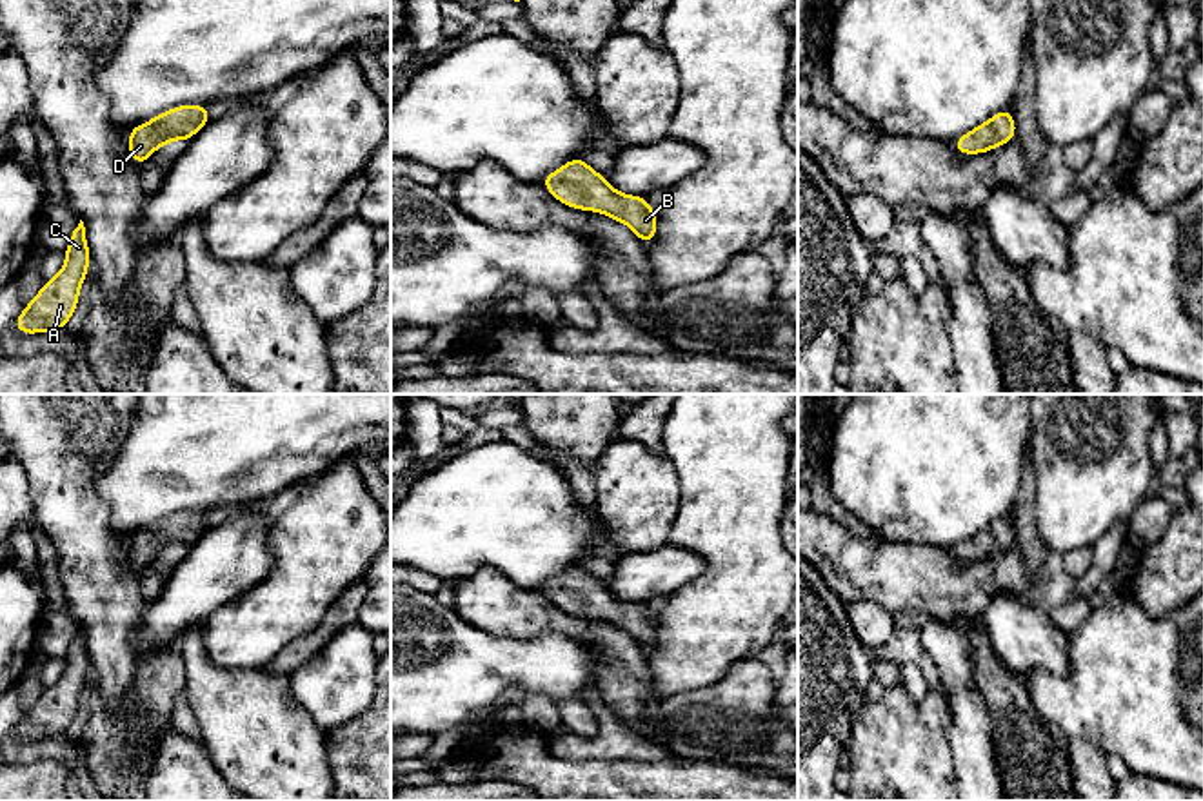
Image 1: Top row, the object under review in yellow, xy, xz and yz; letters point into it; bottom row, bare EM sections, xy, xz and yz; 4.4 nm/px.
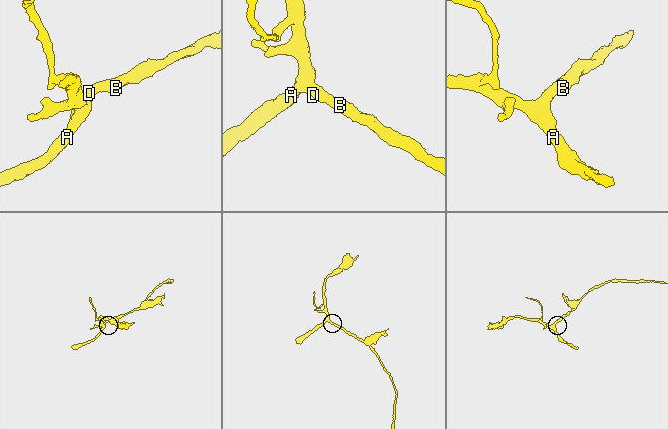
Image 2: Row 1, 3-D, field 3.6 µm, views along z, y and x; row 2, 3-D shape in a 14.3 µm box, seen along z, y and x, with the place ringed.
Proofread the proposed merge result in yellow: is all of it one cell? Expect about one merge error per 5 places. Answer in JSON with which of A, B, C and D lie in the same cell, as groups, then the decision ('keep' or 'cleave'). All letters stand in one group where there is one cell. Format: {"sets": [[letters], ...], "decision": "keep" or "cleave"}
{"sets": [["A", "B", "C", "D"]], "decision": "keep"}

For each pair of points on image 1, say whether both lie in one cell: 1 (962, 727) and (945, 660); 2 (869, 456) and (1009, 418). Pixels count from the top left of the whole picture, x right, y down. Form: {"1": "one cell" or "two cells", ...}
{"1": "one cell", "2": "one cell"}

